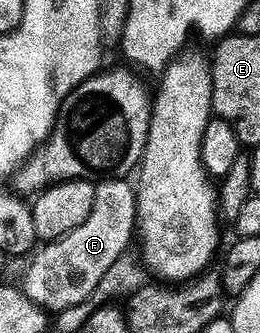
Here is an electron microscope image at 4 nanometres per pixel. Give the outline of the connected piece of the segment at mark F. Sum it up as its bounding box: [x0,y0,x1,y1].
[22,177,136,312]

